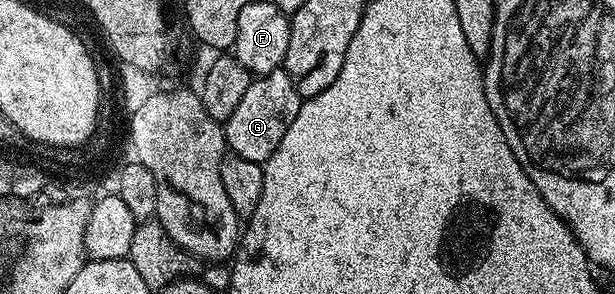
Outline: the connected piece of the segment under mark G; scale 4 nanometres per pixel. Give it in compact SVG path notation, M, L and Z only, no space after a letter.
M282 69L255 76L238 109L234 109L234 113L230 113L228 120L222 124L227 150L238 157L246 157L246 161L263 165L274 149L278 149L278 141L286 137L286 129L290 129L294 117L298 117L301 102L298 89L294 89L294 81L290 81Z

